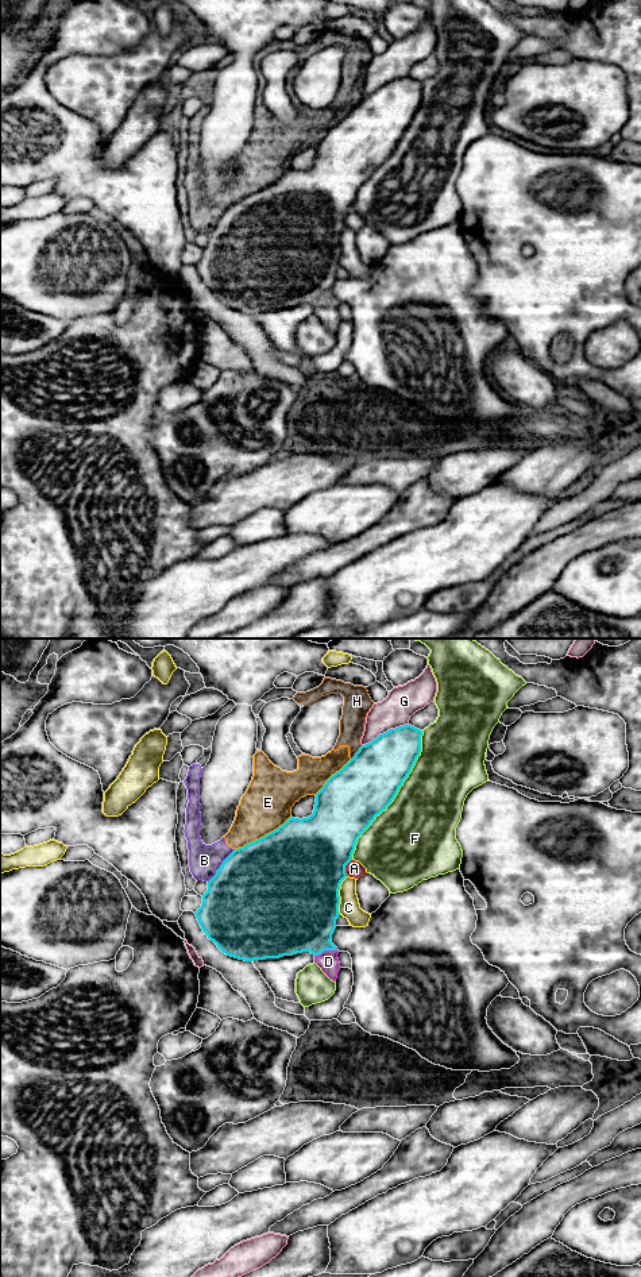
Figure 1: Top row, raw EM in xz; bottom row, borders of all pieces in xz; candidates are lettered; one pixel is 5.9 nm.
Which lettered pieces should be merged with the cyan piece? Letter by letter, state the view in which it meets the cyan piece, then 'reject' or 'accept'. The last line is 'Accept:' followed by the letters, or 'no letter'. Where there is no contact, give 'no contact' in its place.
A: contact in xz; reject
B: contact in xz; reject
C: contact in xz; reject
D: contact in xz; accept
E: contact in xz; reject
F: contact in xz; reject
G: contact in xz; reject
H: contact in xz; reject
Accept: D

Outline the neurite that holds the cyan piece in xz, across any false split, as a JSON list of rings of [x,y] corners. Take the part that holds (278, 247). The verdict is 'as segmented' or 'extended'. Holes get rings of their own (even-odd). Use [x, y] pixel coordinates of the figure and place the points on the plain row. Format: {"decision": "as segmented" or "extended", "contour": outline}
{"decision": "extended", "contour": [[[403,77],[379,86],[362,97],[355,108],[316,146],[313,166],[308,170],[290,169],[277,182],[235,201],[208,234],[201,259],[194,265],[202,283],[227,308],[244,312],[266,312],[310,304],[314,315],[333,333],[337,331],[339,302],[332,296],[332,286],[339,270],[341,234],[347,229],[345,217],[360,186],[395,150],[403,132],[410,126],[421,104],[422,82]]]}

